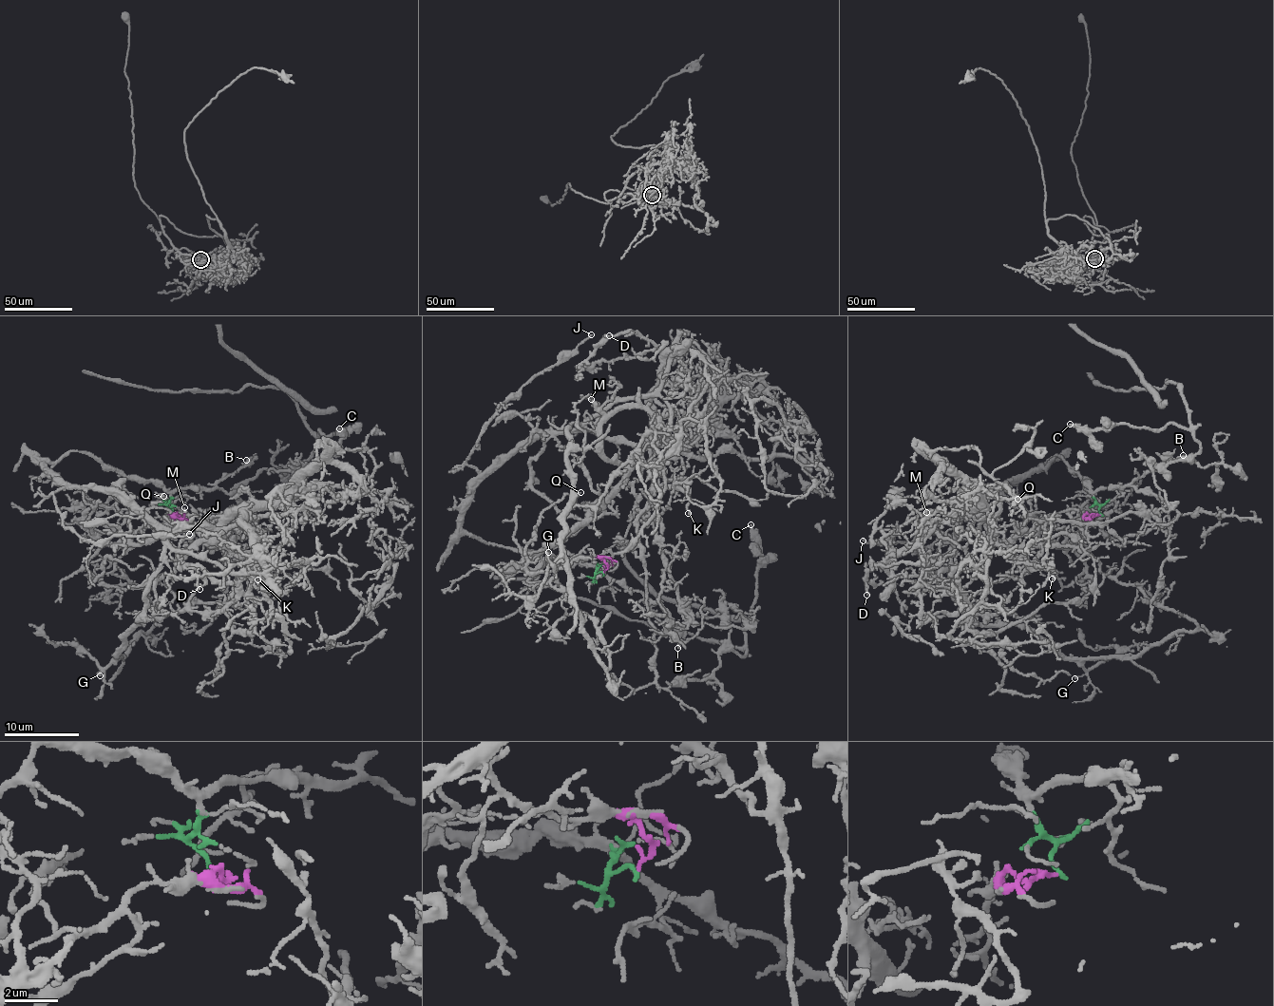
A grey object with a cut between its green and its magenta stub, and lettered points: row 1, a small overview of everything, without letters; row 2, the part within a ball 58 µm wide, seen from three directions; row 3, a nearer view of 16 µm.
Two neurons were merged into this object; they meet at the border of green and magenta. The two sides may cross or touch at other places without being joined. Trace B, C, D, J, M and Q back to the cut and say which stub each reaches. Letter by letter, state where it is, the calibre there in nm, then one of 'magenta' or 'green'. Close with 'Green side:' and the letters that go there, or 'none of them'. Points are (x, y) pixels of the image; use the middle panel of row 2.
B: place (677, 648); calibre 170 nm; green
C: place (751, 524); calibre 240 nm; green
D: place (609, 335); calibre 170 nm; magenta
J: place (591, 334); calibre 120 nm; green
M: place (591, 399); calibre 170 nm; magenta
Q: place (580, 492); calibre 160 nm; magenta
Green side: B, C, J

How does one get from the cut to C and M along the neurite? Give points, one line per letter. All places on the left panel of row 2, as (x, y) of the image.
C: (174, 514), (169, 504), (180, 488), (313, 513), (319, 503), (298, 466), (318, 430), (344, 433), (340, 427)
M: (174, 514), (133, 534), (190, 521), (204, 540), (182, 564), (178, 545), (193, 528), (175, 520), (183, 507)

